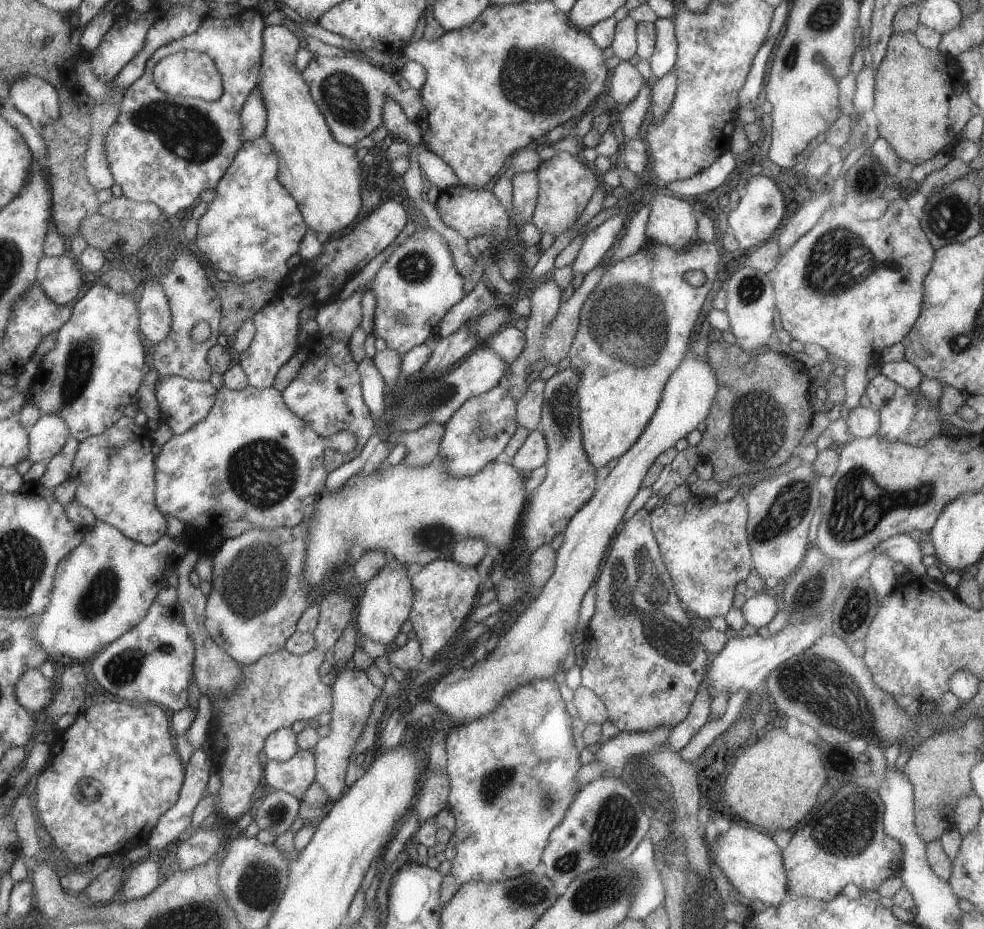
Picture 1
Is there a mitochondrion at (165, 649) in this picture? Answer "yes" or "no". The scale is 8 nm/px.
yes

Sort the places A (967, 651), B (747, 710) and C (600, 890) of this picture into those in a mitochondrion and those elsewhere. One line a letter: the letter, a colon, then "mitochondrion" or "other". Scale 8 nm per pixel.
A: other
B: other
C: mitochondrion

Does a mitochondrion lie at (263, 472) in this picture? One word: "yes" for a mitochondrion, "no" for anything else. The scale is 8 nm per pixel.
yes

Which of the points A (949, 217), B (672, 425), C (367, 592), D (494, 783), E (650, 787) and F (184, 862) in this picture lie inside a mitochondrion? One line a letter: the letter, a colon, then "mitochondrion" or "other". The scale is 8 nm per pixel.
A: mitochondrion
B: other
C: other
D: mitochondrion
E: mitochondrion
F: other

